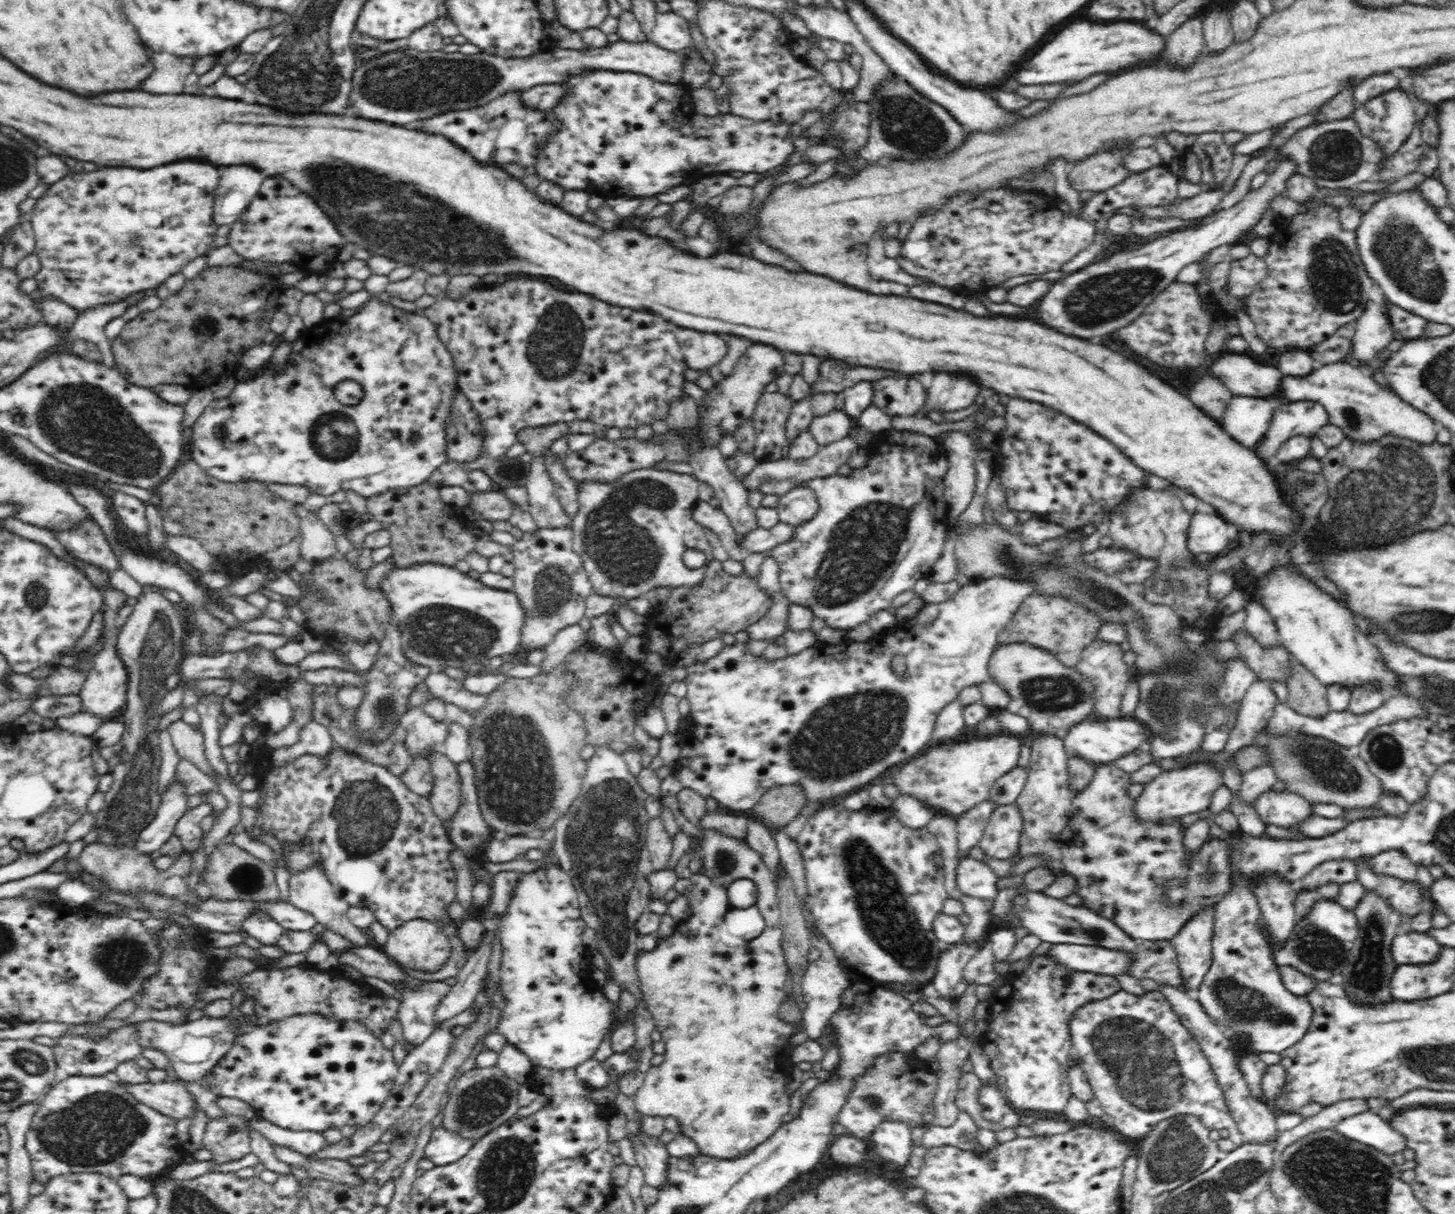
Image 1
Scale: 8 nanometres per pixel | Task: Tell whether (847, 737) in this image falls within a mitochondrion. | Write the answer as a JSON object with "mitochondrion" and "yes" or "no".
{"mitochondrion":"yes"}

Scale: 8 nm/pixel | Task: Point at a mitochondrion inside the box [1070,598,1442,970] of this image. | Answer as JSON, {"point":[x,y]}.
{"point":[1324,766]}

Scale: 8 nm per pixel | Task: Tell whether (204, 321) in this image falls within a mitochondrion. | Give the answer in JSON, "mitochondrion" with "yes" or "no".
{"mitochondrion":"yes"}

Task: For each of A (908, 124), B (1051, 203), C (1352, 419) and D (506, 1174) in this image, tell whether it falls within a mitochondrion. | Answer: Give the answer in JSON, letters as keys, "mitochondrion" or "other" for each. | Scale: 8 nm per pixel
{"A":"mitochondrion","B":"other","C":"mitochondrion","D":"mitochondrion"}

